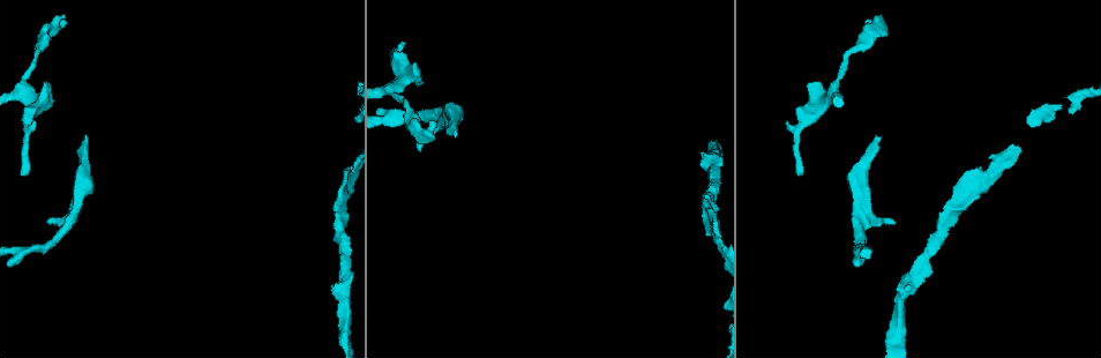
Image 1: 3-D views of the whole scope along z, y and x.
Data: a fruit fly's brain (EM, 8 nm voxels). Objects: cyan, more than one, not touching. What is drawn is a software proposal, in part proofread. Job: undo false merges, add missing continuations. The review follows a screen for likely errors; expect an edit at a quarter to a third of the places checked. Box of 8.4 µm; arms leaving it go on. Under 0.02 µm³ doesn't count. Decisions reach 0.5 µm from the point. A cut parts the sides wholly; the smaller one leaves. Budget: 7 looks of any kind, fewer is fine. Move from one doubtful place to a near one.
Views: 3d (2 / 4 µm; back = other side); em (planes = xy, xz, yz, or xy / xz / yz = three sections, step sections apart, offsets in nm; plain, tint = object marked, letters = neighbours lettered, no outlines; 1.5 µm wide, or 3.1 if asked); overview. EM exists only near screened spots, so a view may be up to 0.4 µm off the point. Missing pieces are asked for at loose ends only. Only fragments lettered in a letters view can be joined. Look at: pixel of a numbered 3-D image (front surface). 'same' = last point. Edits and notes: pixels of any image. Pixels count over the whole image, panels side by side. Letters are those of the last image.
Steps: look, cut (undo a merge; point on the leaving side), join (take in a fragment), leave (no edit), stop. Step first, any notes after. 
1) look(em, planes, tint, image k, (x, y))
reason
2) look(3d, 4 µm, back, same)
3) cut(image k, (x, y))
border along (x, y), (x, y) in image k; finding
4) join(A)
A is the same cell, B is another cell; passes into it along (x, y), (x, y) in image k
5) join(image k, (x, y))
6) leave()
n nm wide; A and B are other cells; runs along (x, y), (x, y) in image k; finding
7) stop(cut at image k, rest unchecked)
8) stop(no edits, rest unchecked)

look(em, planes, tint, image 1, (800, 124))
calibre changes

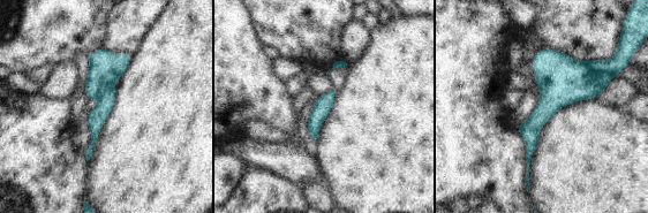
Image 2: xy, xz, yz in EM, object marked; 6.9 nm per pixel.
look(em, planes, letters, same)

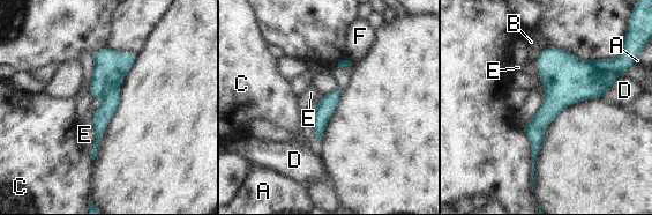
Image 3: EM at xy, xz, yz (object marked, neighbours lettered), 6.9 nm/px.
leave()
A, B, C, D, E and F are other cells; border along (94, 112), (95, 143), (90, 150) in image 3; continuous, no second neuron

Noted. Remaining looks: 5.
look(3d, 2 µm, image 1, (50, 224))

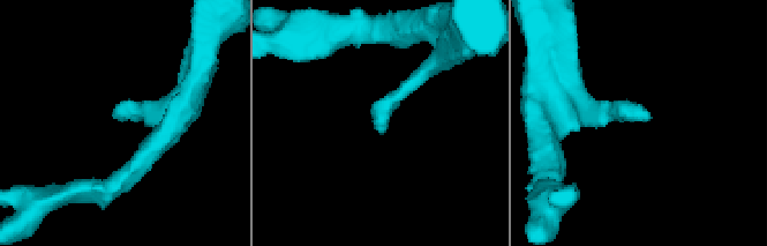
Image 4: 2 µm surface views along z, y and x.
look(em, planes, letters, image 4, (124, 119))
now the EM

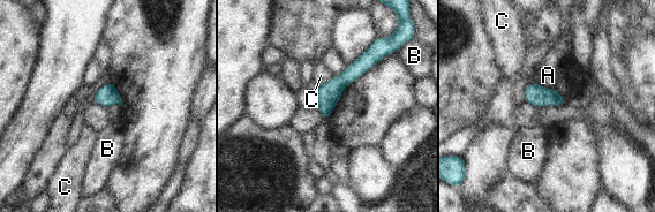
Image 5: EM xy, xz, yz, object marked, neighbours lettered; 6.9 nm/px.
leave()
C touches over 130 nm; A, B and C are other cells; border along (539, 82), (547, 88), (555, 89) in image 5; no lettered fragment goes on from it

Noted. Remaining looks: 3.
look(em, planes, plain, image 1, (84, 138))
branch stops here

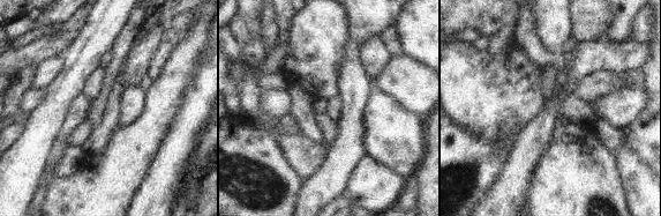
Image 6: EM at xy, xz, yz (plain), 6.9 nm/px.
look(em, planes, letters, same)
what lies round it

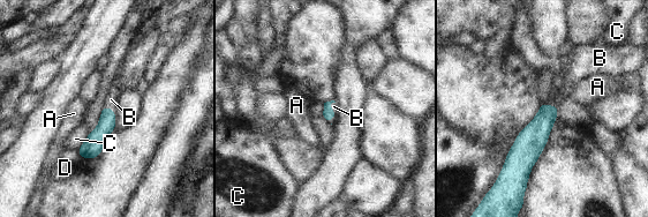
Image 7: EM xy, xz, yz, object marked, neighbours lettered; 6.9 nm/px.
join(B)
B is the same cell, A, C and D are other cells; passes into it along (534, 136), (551, 105), (569, 75) in image 7; the neuron continues

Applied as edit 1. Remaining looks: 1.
stop(join at image 7, rest unchecked)

